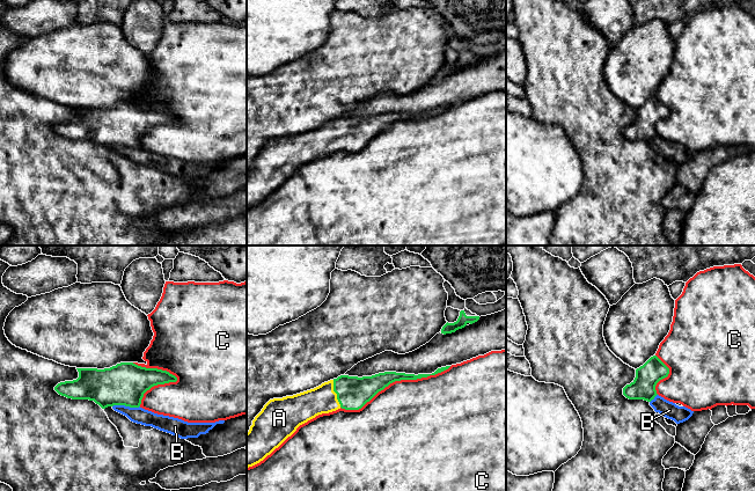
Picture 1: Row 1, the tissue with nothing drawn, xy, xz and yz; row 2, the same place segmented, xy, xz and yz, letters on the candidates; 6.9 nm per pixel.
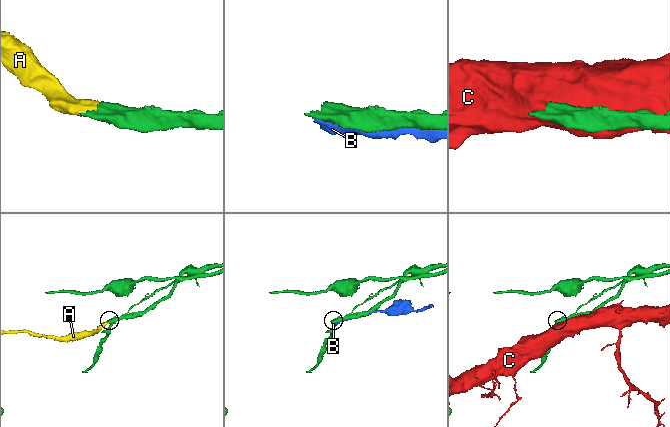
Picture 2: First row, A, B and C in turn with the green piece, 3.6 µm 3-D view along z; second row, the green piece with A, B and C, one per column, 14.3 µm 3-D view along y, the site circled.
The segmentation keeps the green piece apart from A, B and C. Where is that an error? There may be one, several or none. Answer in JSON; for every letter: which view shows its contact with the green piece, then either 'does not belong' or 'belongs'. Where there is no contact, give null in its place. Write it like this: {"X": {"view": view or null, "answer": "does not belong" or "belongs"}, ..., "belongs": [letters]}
{"A": {"view": "xz", "answer": "belongs"}, "B": {"view": "xy", "answer": "does not belong"}, "C": {"view": "xz", "answer": "does not belong"}, "belongs": ["A"]}

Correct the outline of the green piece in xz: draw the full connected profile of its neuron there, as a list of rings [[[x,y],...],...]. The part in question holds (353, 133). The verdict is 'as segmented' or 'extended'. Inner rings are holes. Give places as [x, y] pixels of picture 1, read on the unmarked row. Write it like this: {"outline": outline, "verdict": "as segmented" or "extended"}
{"outline": [[[449,108],[438,109],[432,115],[418,116],[396,112],[362,118],[340,116],[314,130],[270,140],[255,157],[247,174],[247,208],[263,201],[300,166],[318,155],[329,154],[340,148],[359,151],[379,132],[395,122],[427,118]]], "verdict": "extended"}

